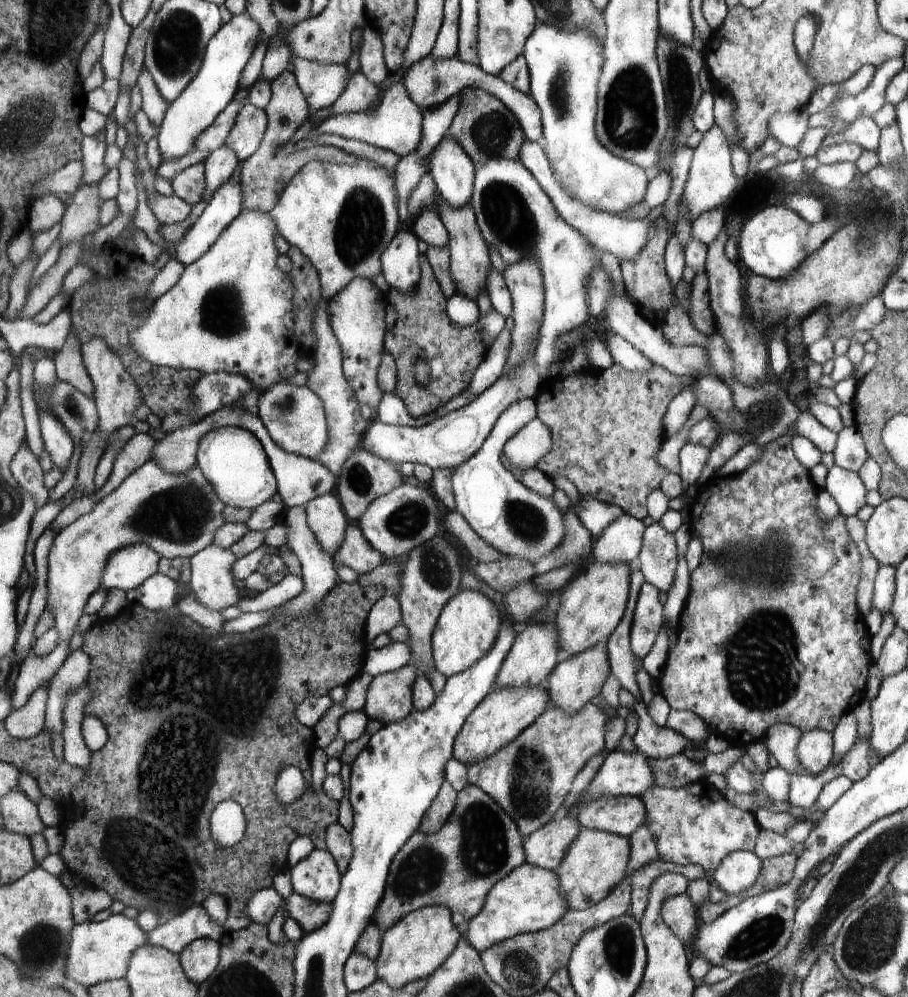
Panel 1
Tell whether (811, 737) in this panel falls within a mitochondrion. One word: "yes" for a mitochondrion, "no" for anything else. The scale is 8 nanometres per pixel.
no

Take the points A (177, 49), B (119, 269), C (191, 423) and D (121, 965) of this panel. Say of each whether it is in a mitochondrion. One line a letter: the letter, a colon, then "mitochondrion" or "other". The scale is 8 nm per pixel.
A: mitochondrion
B: other
C: other
D: other

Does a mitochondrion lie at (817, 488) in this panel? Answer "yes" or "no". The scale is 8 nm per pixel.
no

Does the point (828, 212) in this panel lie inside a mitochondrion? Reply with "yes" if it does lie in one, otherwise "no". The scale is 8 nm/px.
no

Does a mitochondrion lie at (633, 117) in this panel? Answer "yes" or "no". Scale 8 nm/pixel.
yes

